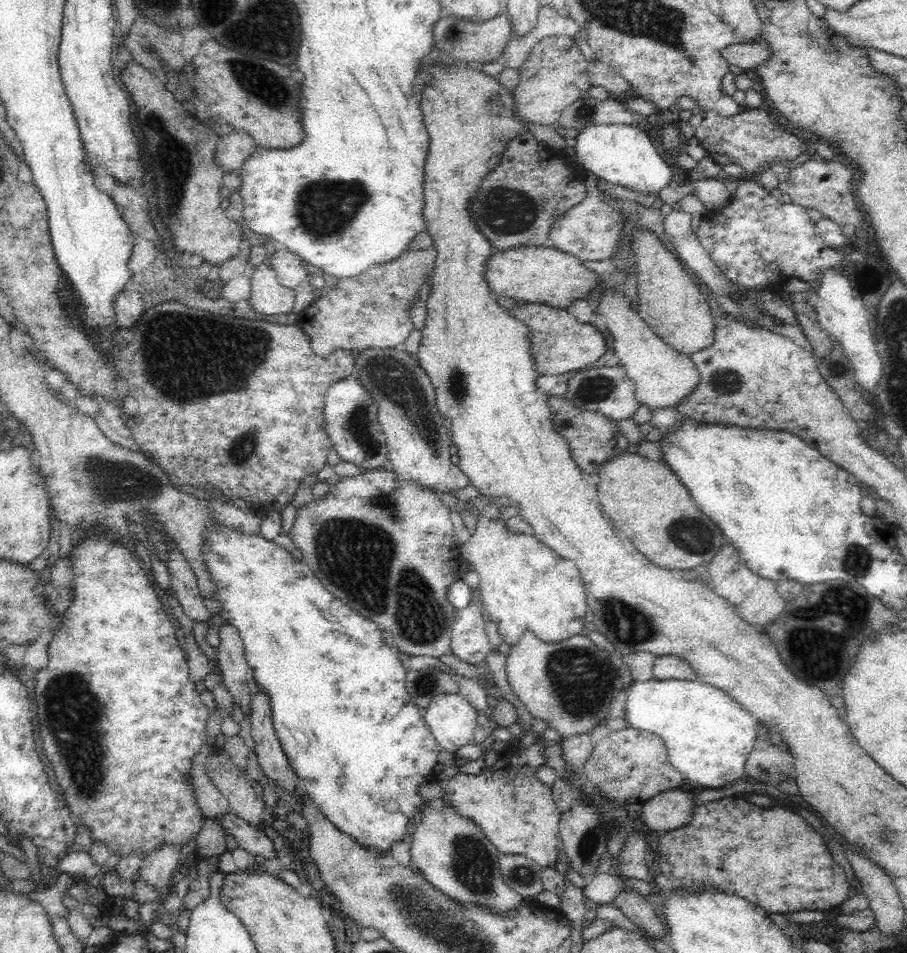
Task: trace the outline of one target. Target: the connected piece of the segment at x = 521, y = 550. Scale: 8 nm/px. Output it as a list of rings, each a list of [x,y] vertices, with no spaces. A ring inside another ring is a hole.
[[[479,516],[477,521],[476,532],[466,543],[459,545],[459,552],[461,558],[468,561],[480,575],[478,587],[482,609],[490,614],[491,622],[496,624],[500,639],[513,647],[528,632],[545,644],[558,644],[580,636],[585,629],[584,619],[589,606],[586,606],[587,595],[578,568],[570,560],[557,556],[532,534],[510,534],[504,522],[488,520],[484,516]]]

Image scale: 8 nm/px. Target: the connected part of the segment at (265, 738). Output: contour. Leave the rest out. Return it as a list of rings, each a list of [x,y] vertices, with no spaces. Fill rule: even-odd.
[[[265,690],[256,692],[251,700],[251,733],[255,740],[255,755],[268,780],[286,792],[294,794],[298,776],[278,738],[273,725],[270,697]]]

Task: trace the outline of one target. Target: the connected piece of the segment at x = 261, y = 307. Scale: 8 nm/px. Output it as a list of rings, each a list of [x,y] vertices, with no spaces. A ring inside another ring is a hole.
[[[263,263],[253,270],[248,308],[260,314],[287,314],[293,310],[296,294],[277,281],[274,269]]]

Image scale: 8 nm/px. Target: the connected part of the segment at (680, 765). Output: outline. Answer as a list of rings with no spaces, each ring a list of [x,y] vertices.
[[[699,679],[634,681],[626,691],[626,720],[629,726],[658,735],[666,745],[666,756],[673,769],[688,780],[690,785],[694,785],[696,789],[722,788],[744,776],[745,764],[748,755],[754,750],[759,725],[758,720],[742,708],[740,703],[730,698],[729,694],[712,684],[702,683]]]

